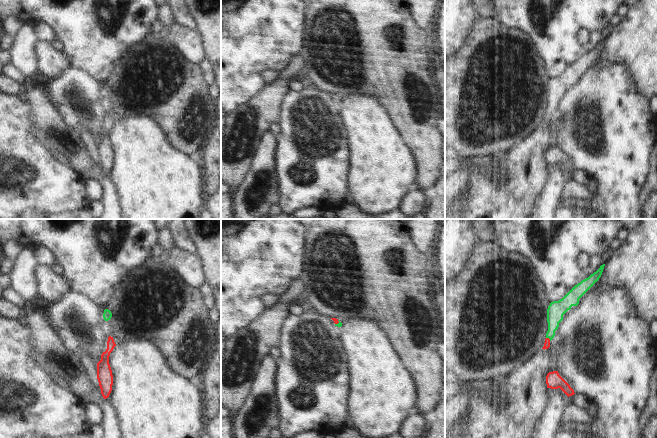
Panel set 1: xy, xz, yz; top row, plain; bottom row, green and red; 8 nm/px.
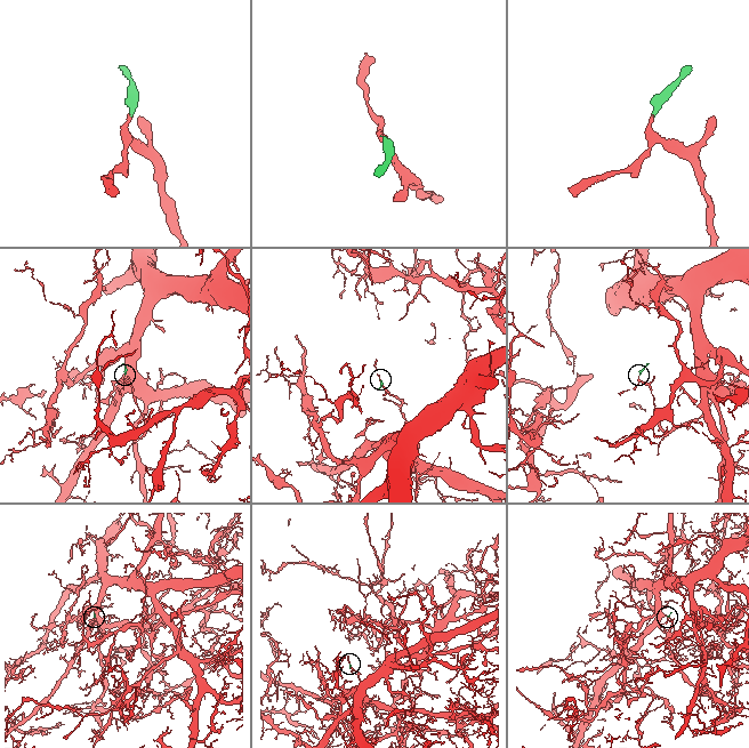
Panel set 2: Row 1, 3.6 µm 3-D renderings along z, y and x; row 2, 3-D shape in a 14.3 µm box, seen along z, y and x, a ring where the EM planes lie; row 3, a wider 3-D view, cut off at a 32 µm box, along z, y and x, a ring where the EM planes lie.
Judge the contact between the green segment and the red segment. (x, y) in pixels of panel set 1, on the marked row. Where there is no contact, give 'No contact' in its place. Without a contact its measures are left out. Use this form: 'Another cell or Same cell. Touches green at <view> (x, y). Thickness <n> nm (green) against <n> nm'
Same cell. Touches green at yz (548, 337). Thickness 140 nm (green) against 50 nm.

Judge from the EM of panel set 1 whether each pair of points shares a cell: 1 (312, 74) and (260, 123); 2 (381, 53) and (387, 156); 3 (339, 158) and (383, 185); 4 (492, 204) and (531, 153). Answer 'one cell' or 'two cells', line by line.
1: two cells
2: two cells
3: two cells
4: one cell

